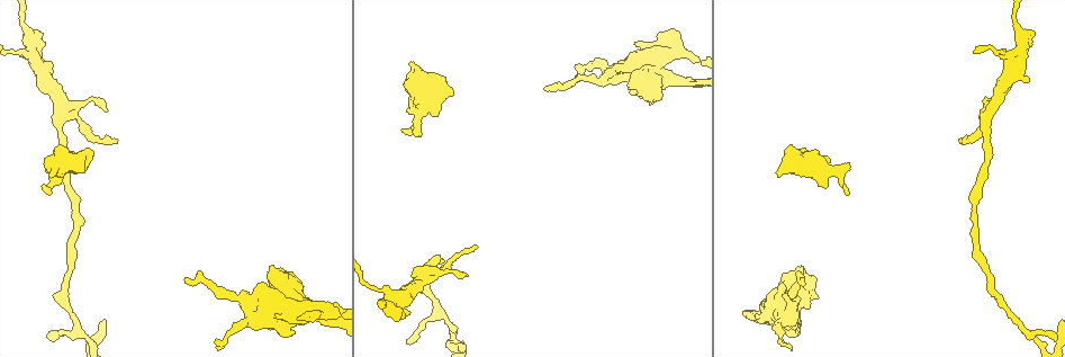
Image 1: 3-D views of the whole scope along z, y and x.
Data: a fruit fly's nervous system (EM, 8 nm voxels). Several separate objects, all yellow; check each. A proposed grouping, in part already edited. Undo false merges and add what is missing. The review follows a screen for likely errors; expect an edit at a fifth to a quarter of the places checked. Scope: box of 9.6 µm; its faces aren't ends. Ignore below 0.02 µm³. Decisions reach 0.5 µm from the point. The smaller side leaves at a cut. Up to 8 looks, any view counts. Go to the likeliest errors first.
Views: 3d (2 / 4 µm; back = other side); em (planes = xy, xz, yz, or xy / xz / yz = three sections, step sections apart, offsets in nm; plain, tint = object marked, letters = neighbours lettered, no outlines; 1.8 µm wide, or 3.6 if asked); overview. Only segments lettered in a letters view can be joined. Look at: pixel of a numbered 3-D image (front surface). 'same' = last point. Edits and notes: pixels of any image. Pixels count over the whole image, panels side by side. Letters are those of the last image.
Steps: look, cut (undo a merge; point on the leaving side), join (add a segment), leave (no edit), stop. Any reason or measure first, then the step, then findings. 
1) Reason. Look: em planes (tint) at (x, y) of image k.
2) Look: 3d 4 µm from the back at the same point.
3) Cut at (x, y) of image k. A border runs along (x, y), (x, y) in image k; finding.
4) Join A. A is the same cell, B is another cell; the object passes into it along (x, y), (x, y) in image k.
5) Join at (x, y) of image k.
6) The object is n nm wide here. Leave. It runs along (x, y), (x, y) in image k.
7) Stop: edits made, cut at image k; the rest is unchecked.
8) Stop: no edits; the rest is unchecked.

Free end. Look: 3d 2 µm at (780, 174) of image 1.

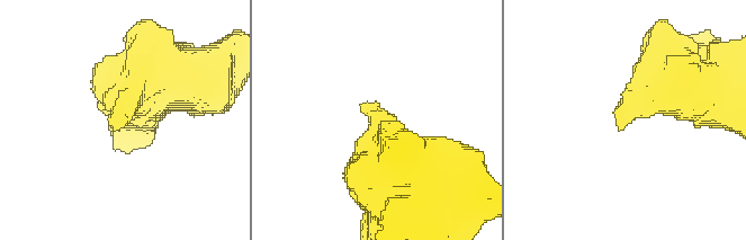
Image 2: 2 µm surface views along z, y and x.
Need the tissue. Look: em xz step 8 (tint) at (365, 109) of image 2.

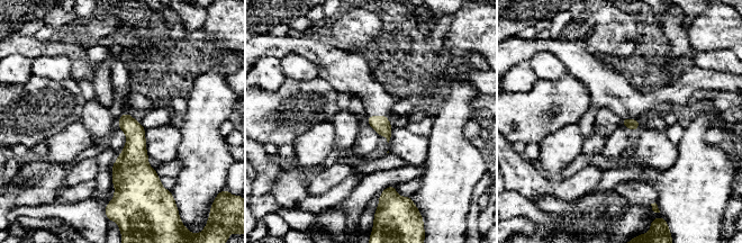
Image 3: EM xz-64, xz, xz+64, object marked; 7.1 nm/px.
Cut it another way. Look: em planes (letters) at the same point.

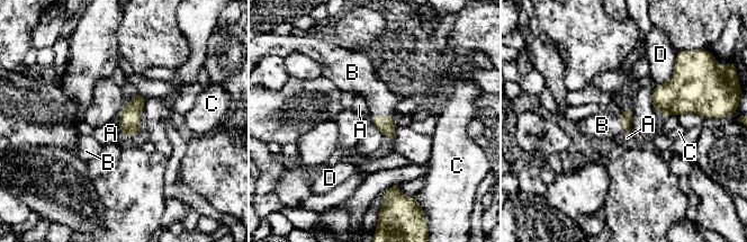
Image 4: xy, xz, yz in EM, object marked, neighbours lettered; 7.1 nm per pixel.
Join B. B is the same cell, A, C and D are other cells; the object passes into it along (384, 123), (380, 115), (380, 100) in image 4; the cell continues.

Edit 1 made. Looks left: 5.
Look: overview.

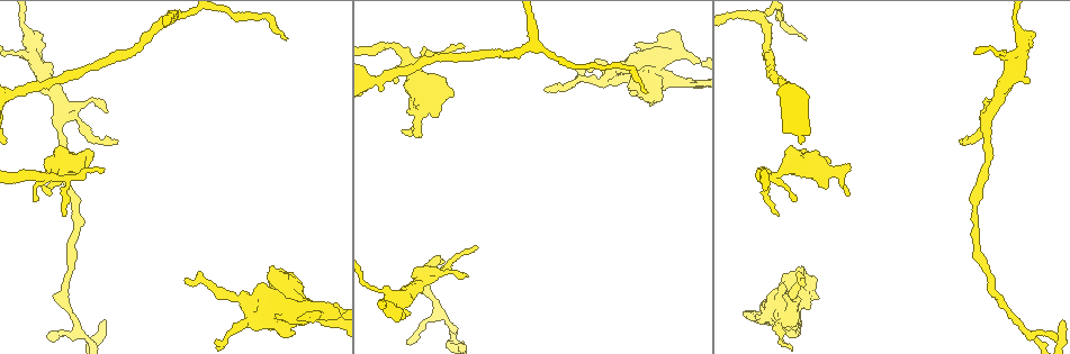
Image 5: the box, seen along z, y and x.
Look: em planes (tint) at (544, 90) of image 5.

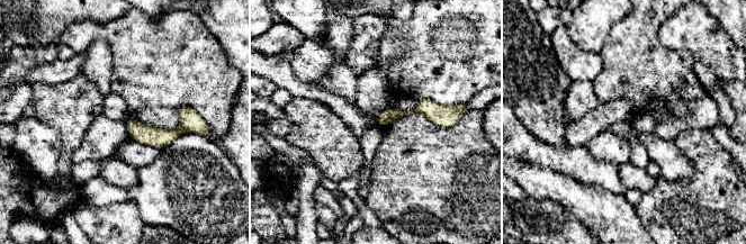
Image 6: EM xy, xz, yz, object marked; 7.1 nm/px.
Look: em planes (letters) at the same point.

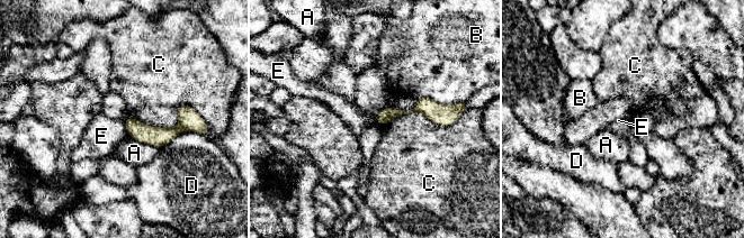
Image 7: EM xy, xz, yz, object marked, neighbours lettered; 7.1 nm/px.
Leave. A, B, C, D and E are other cells; a border runs along (123, 120), (127, 131) in image 7; none of them fits.

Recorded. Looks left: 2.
Stops while still wide. Look: em planes (plain) at (757, 318) of image 5.

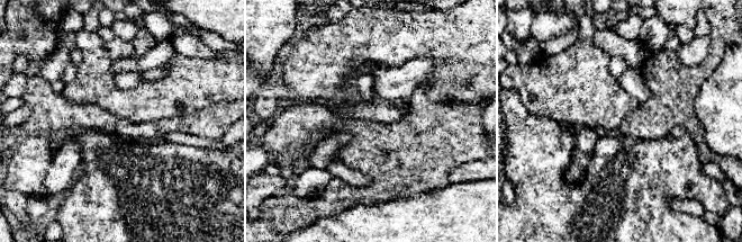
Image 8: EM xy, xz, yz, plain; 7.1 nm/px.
See the neighbours. Look: em planes (letters) at the same point.

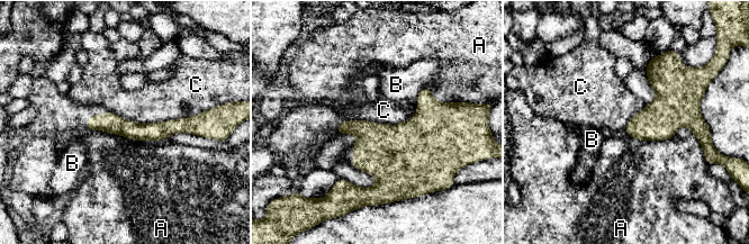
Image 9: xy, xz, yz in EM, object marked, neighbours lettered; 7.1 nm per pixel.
Leave. A, B and C are other cells; a border runs along (111, 111), (138, 123), (201, 113) in image 9; none of them fits.

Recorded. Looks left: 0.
Stop: edits made, join at image 4; the rest is unchecked.

